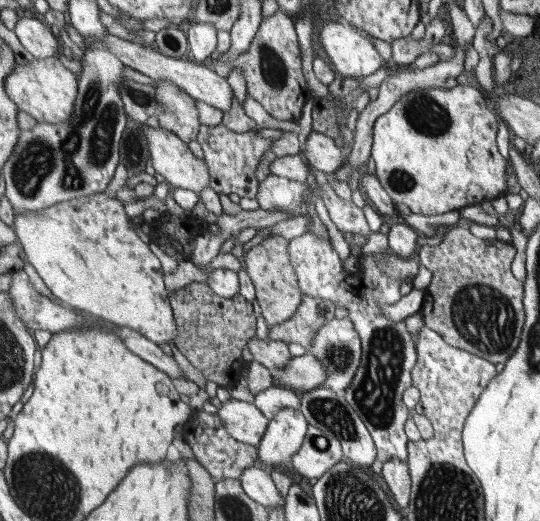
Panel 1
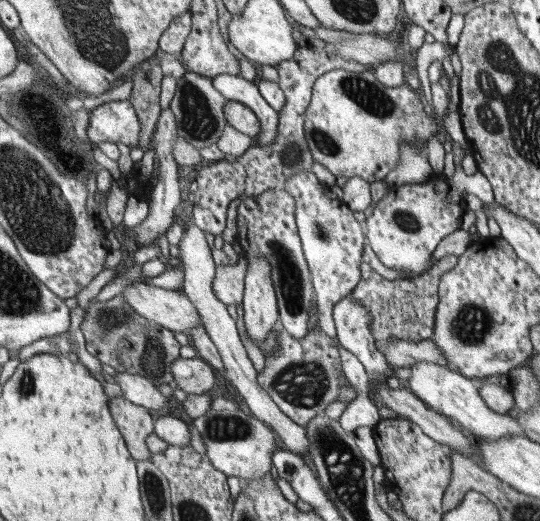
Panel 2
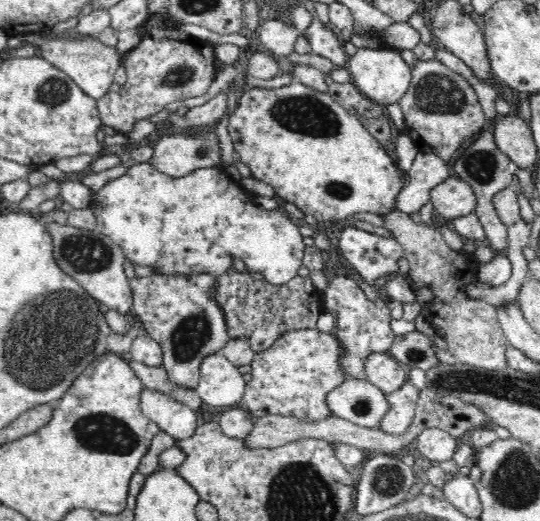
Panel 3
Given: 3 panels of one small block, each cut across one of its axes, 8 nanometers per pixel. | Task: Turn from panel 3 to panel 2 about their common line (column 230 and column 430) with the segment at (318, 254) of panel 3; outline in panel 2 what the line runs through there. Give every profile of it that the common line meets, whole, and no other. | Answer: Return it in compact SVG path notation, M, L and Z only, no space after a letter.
M446 255L436 261L432 268L420 276L409 279L386 280L370 264L360 265L362 281L351 293L352 299L358 299L371 315L373 338L377 344L384 344L391 338L408 342L427 340L434 335L436 307L439 304L439 285L443 276L452 271L459 263L455 255Z

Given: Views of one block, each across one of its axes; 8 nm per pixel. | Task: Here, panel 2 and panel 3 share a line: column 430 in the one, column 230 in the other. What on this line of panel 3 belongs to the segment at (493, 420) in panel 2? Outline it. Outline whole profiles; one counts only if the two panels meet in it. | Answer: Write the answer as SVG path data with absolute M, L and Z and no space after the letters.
M222 352L208 353L199 360L199 380L195 389L206 405L234 409L243 406L246 382L242 375Z

